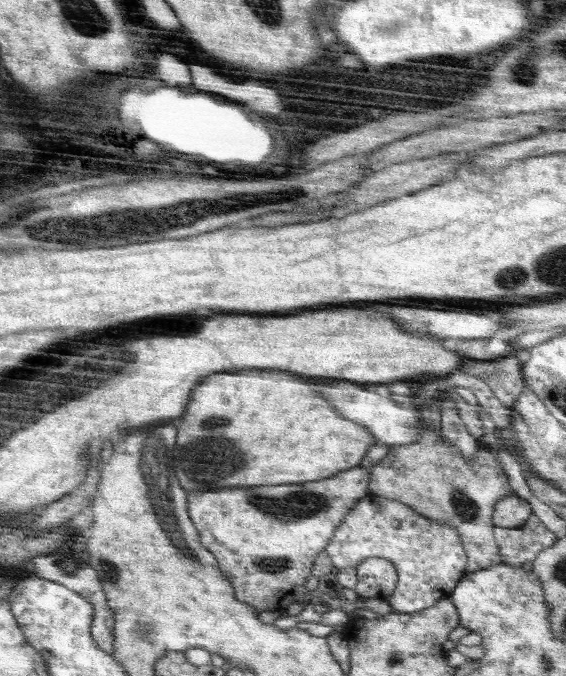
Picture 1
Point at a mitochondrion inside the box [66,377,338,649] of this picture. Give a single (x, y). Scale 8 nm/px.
(155, 478)

